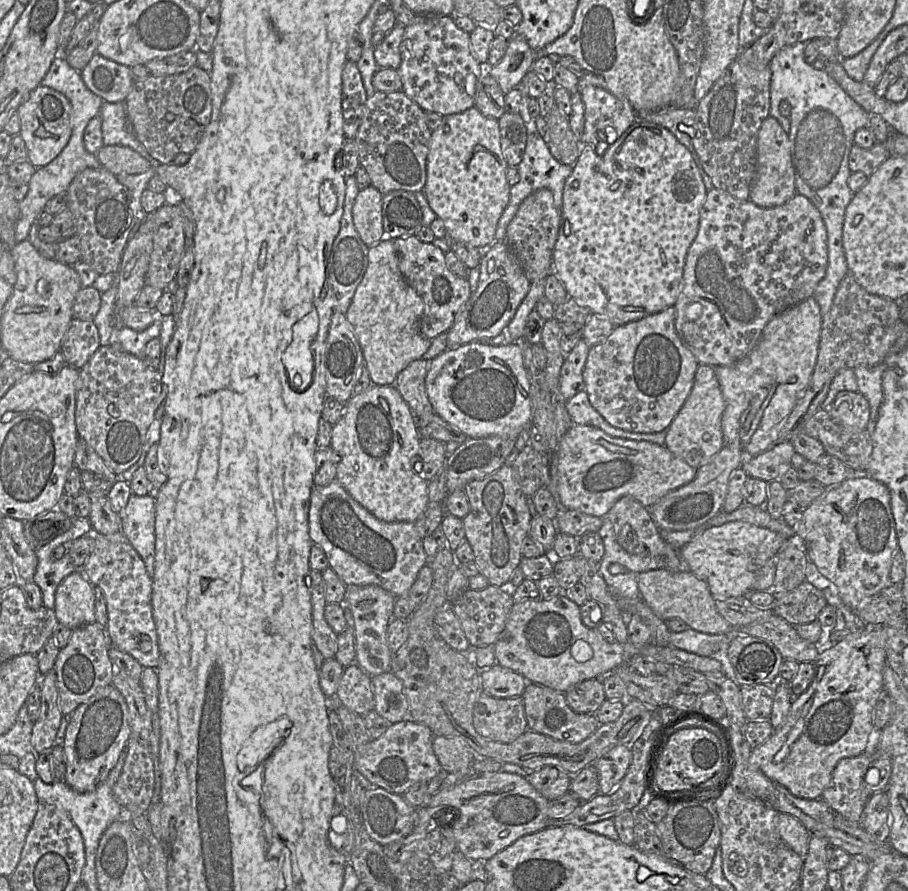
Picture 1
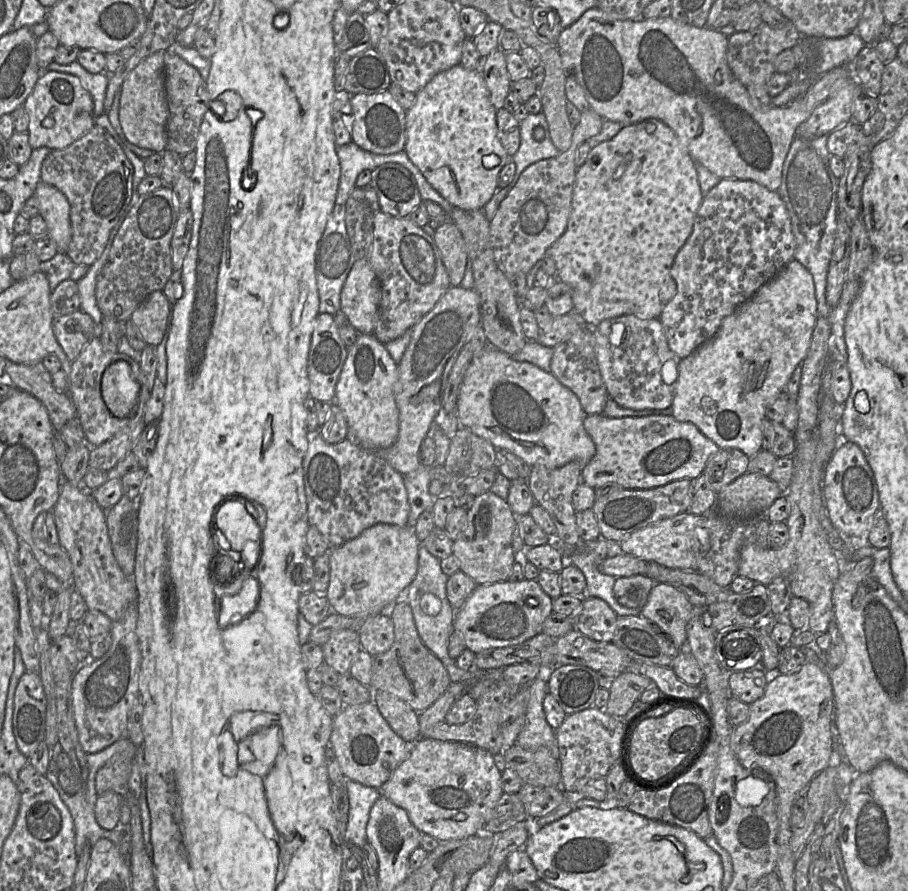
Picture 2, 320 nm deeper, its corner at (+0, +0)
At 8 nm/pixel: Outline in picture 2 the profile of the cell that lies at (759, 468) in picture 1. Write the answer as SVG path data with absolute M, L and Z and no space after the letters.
M603 414L586 415L584 428L596 447L593 458L584 465L581 481L593 489L616 484L626 489L650 489L680 479L694 479L703 473L711 456L721 448L691 422L681 422L672 415L609 418Z

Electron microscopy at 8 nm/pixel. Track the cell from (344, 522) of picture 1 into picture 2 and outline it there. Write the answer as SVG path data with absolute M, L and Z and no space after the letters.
M319 429L307 432L306 437L308 449L303 459L303 478L308 521L325 537L330 548L338 547L356 538L365 529L378 523L399 527L408 525L410 506L403 476L384 459L347 438L336 444L328 444L323 440Z

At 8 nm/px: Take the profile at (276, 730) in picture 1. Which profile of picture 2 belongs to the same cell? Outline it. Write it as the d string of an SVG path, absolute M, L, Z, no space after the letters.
M241 711L233 714L229 720L228 730L237 743L252 734L271 726L279 725L279 716L262 711Z

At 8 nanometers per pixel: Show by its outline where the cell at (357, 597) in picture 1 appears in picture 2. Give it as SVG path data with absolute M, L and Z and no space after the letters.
M378 523L356 538L330 548L330 581L325 596L332 612L340 615L375 615L389 610L404 596L416 576L419 547L415 527Z

